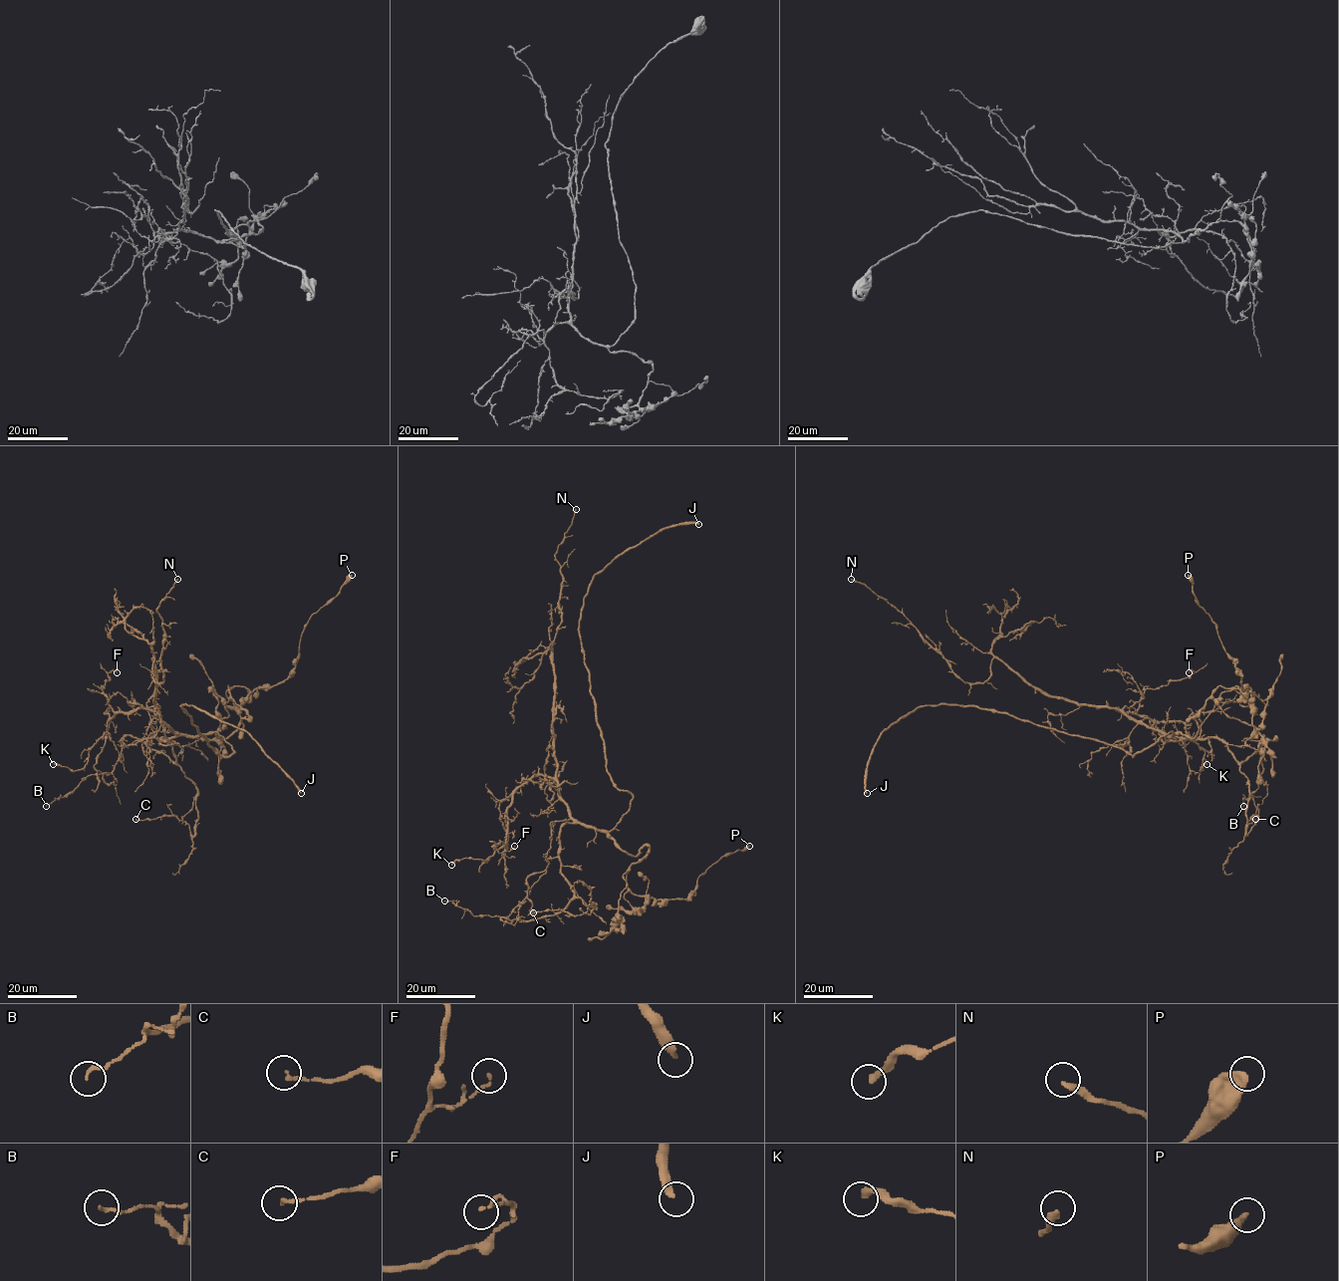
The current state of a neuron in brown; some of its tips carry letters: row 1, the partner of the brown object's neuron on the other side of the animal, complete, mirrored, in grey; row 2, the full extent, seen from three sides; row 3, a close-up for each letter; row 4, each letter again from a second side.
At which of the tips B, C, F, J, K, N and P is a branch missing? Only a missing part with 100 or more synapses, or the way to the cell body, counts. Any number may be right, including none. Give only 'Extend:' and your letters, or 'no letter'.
Extend: J

